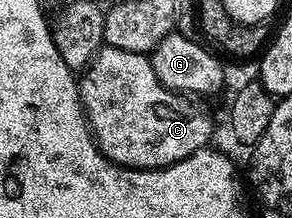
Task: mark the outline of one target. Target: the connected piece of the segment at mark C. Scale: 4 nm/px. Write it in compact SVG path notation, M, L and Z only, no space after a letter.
M106 45L99 49L88 70L83 72L79 89L83 109L98 148L110 161L118 165L137 169L158 169L174 165L211 142L209 139L212 135L212 119L209 113L199 106L201 105L199 102L160 84L147 54L133 53L118 49L114 45Z

